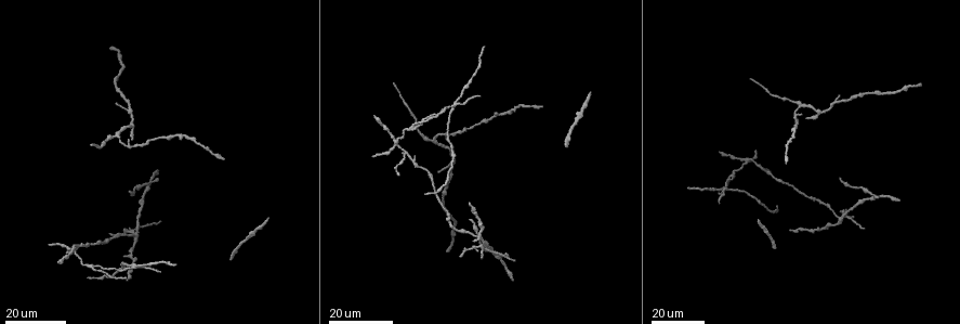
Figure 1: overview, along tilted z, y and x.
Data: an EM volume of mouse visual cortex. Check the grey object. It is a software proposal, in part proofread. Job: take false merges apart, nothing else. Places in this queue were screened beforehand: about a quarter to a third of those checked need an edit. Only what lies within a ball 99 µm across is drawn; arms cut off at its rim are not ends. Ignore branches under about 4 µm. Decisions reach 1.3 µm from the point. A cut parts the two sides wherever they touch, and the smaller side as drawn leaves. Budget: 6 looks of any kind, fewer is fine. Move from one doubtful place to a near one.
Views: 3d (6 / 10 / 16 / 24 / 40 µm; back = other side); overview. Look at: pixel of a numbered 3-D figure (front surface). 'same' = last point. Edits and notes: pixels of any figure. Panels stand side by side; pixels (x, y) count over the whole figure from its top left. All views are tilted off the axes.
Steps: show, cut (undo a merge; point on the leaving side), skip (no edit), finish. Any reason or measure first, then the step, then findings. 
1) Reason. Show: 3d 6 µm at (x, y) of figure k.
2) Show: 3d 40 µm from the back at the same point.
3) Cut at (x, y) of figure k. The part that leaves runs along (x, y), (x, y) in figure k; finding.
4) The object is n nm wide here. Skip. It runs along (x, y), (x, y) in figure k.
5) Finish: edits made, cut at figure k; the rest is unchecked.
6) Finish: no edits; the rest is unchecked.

Show: 3d 24 µm at (748, 161) of figure 1.

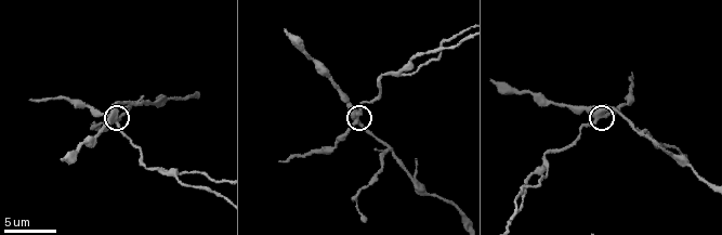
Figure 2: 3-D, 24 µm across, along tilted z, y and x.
Zoom in. Show: 3d 6 µm at (596, 117) of figure 2.

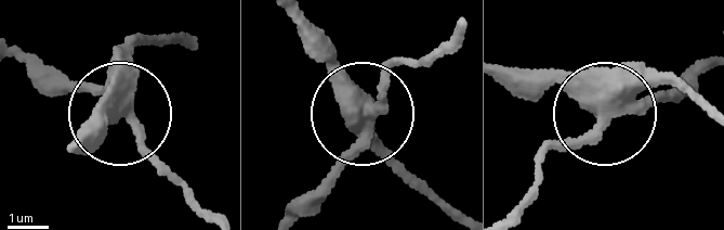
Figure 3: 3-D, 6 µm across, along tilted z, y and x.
The side arm is 12 µm long. Cut at (79, 91) of figure 3. Two neurons meet here.

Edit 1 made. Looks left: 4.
Show: overview.

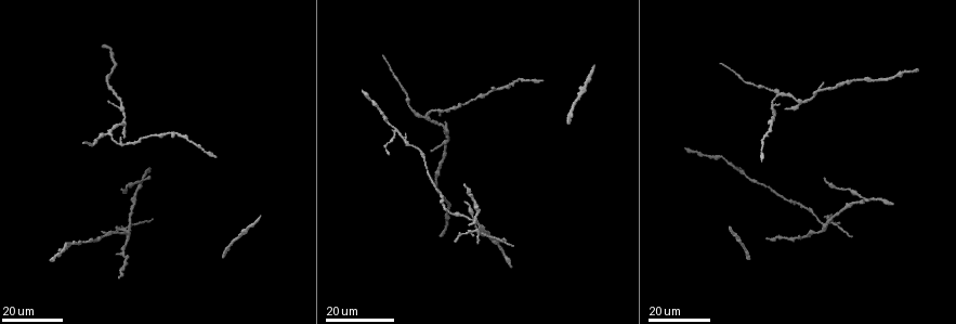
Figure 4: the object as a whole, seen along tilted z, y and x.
Show: 3d 16 µm at (728, 164) of figure 4.

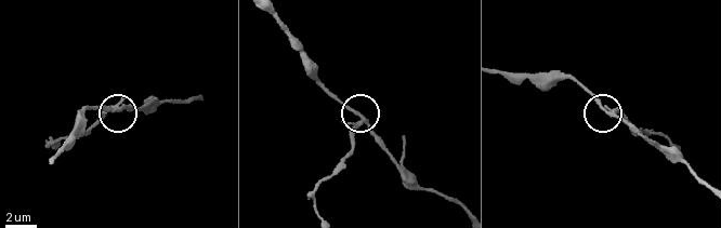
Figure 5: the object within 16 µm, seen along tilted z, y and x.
Closer look. Show: 3d 6 µm at (612, 111) of figure 5.

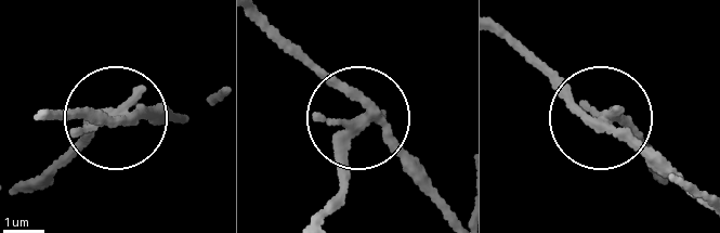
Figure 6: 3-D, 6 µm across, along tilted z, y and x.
Other side. Show: 3d 6 µm from the back at (356, 120) of figure 6.

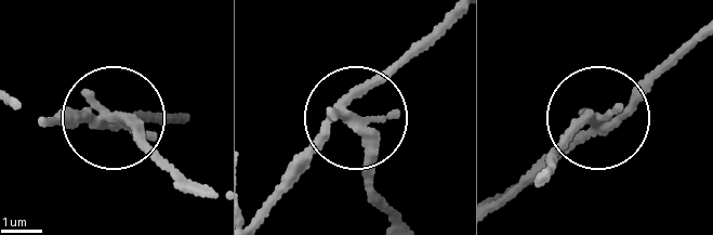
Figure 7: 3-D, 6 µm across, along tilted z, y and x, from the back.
The side arm is 9 µm long. Skip. It runs along (252, 217), (346, 122), (365, 131), (382, 204) in figure 7; continuous, no second neuron.

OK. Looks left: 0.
Finish: edits made, cut at figure 3; the rest is unchecked.

